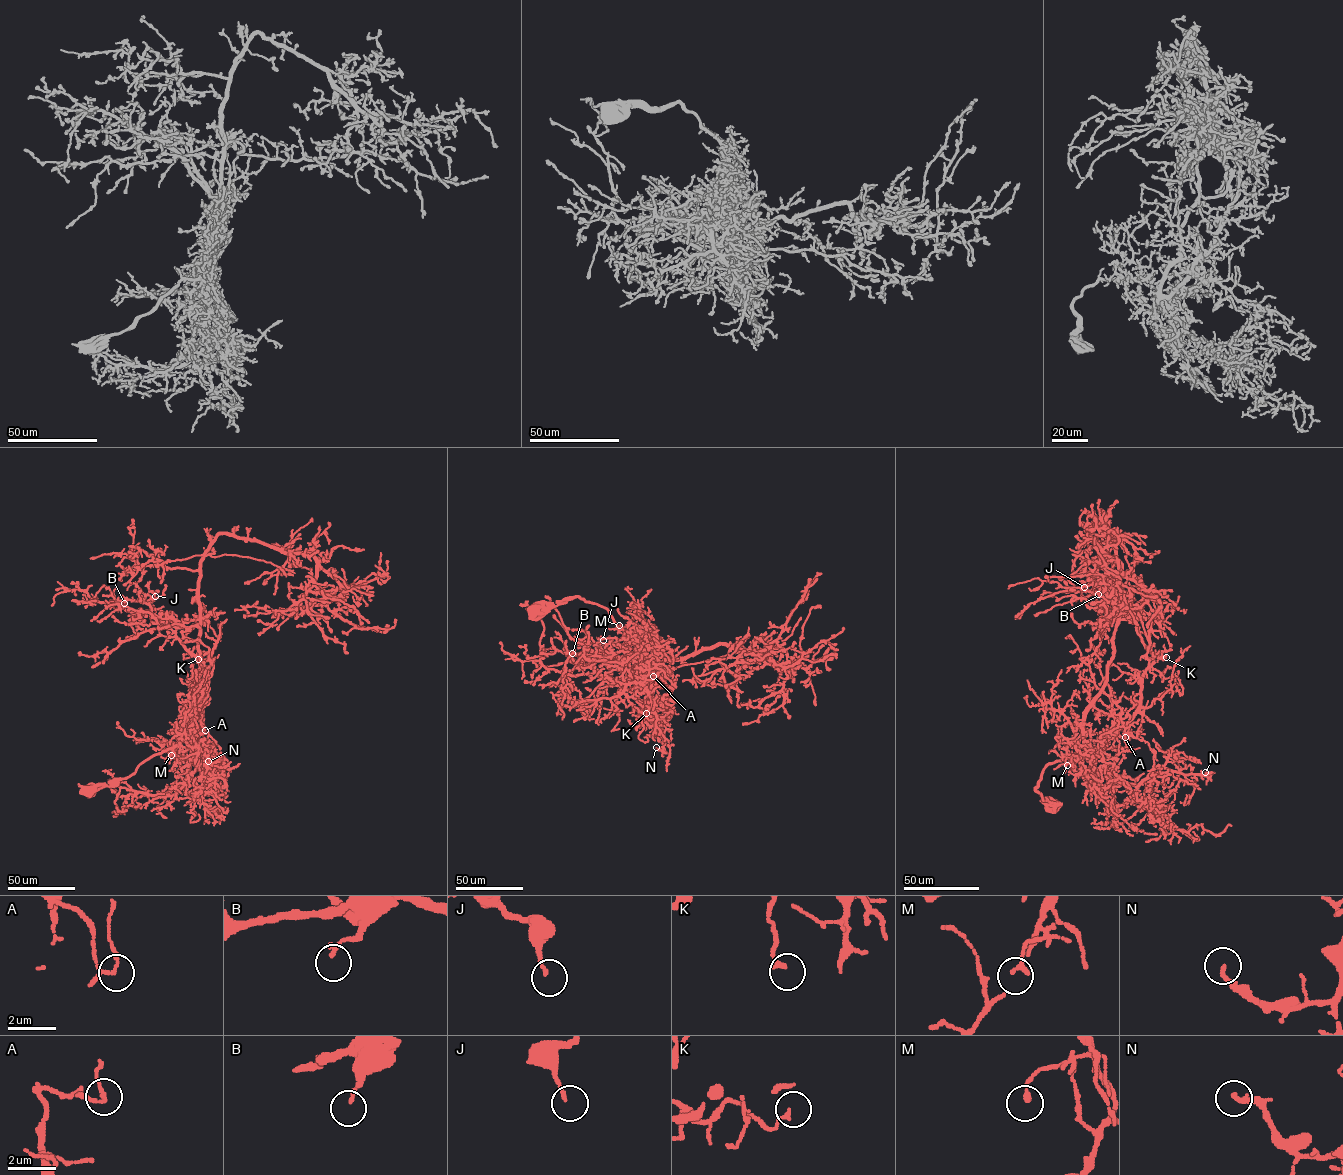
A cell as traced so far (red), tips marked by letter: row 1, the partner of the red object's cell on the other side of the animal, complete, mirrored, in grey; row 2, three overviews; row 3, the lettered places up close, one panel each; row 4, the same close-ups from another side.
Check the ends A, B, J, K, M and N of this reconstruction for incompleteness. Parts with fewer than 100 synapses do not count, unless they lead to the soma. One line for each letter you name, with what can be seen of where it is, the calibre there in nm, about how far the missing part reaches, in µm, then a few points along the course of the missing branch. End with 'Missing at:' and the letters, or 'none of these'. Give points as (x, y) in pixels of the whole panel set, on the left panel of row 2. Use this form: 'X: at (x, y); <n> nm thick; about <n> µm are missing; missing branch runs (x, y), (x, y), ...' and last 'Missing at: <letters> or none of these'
Missing at: none of these

